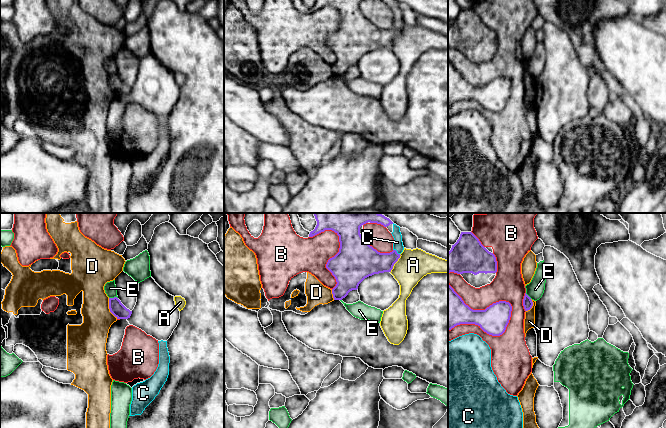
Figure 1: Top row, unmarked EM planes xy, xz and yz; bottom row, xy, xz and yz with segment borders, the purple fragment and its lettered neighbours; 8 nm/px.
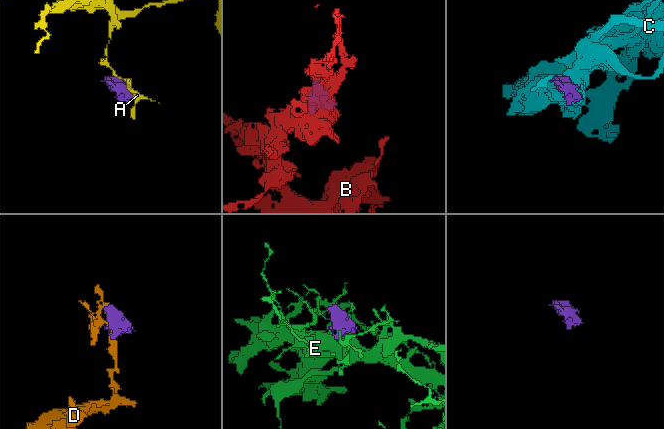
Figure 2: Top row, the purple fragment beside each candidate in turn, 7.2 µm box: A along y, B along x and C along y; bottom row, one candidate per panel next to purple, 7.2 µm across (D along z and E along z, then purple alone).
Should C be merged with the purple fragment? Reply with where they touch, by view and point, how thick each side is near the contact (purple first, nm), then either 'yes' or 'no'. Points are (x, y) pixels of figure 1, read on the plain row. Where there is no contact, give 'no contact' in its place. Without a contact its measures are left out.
meets purple in xz at (396, 27); 240 nm thick on the purple side, 80 nm on the other; yes

